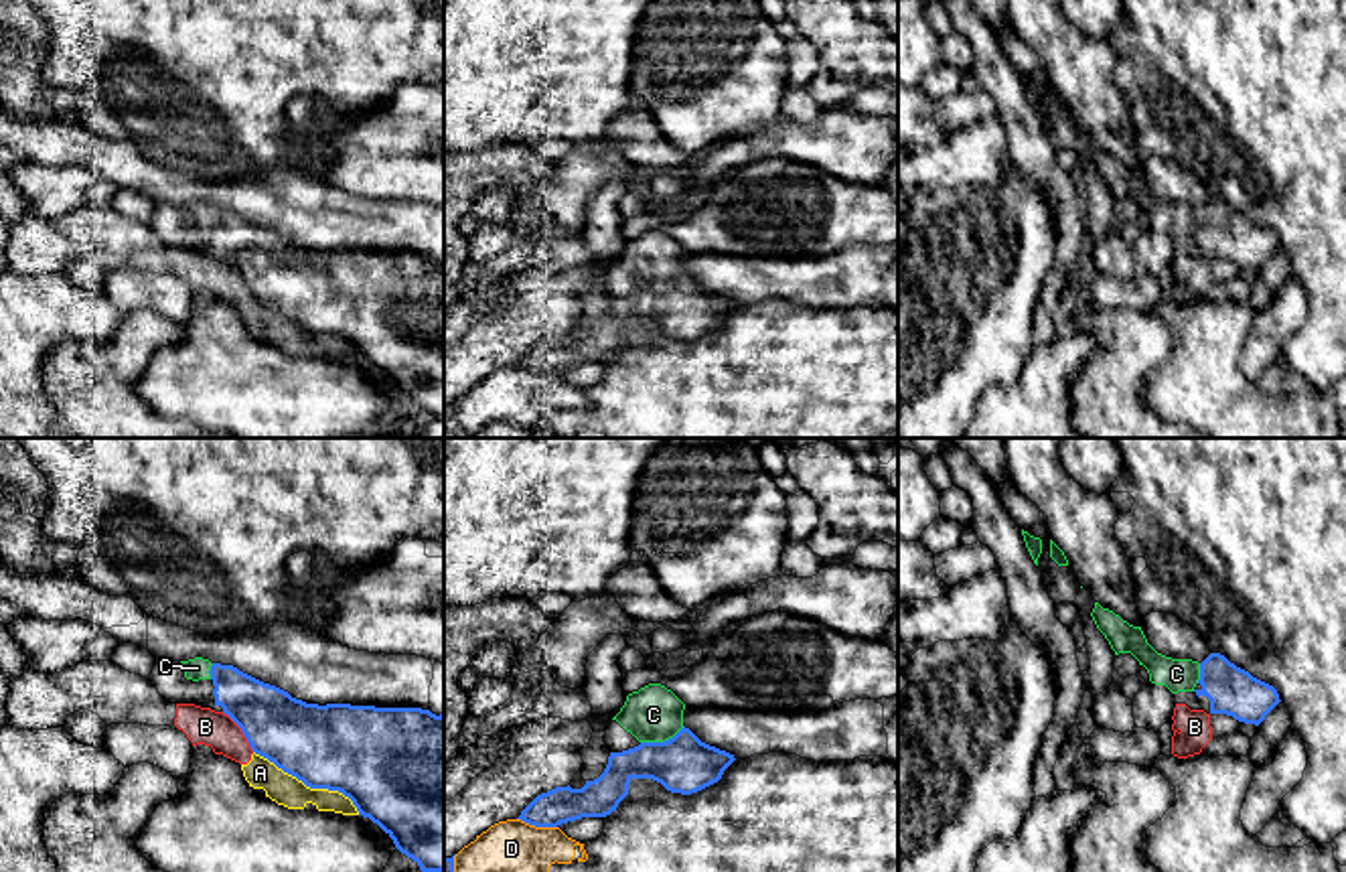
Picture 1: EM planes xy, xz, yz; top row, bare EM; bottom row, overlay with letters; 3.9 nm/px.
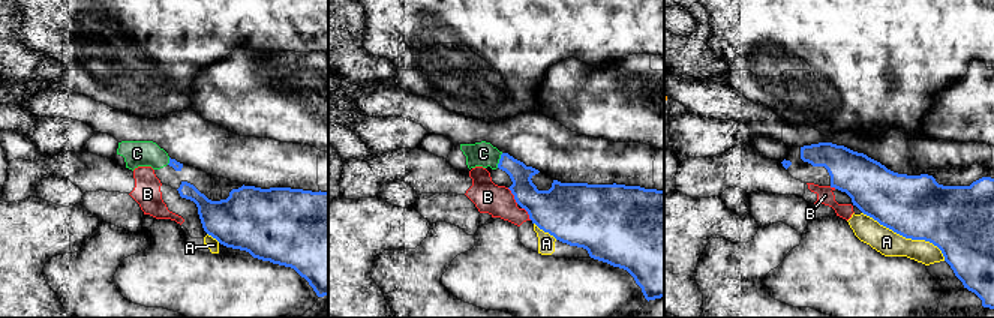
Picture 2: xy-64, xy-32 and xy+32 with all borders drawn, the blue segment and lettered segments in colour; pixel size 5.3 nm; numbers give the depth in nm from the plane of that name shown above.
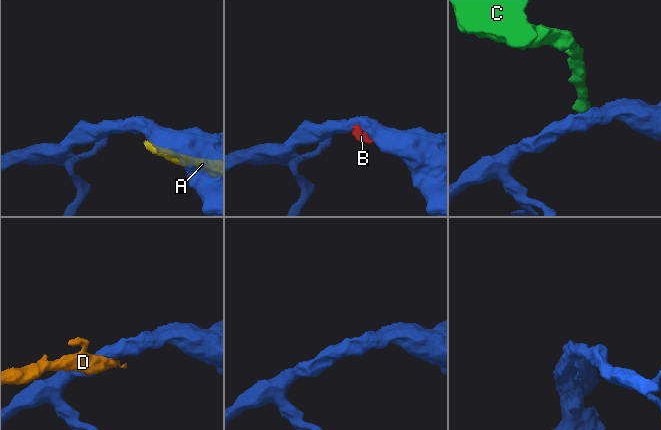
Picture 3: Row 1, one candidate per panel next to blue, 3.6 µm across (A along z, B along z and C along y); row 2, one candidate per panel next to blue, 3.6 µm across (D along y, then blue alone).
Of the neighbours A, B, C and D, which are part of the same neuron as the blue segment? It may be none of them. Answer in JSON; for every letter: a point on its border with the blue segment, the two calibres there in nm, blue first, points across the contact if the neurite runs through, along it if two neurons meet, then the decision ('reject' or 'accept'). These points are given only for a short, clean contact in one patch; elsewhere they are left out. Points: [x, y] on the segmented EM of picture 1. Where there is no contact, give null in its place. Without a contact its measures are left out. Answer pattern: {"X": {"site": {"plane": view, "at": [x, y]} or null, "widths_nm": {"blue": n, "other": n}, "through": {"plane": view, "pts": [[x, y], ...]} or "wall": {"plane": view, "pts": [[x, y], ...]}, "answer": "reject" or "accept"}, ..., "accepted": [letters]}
{"A": {"site": {"plane": "xy", "at": [309, 785]}, "widths_nm": {"blue": 360, "other": 120}, "answer": "reject"}, "B": {"site": {"plane": "xy", "at": [242, 731]}, "widths_nm": {"blue": 280, "other": 140}, "wall": {"plane": "xy", "pts": [[221, 712], [240, 729], [254, 751]]}, "answer": "reject"}, "C": {"site": {"plane": "xz", "at": [661, 743]}, "widths_nm": {"blue": 220, "other": 220}, "through": {"plane": "xz", "pts": [[686, 765], [661, 743], [653, 714]]}, "answer": "accept"}, "D": {"site": {"plane": "xz", "at": [538, 826]}, "widths_nm": {"blue": 140, "other": 200}, "answer": "reject"}, "accepted": ["C"]}

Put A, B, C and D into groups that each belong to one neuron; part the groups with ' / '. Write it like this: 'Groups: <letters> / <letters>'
Groups: A B / C / D

